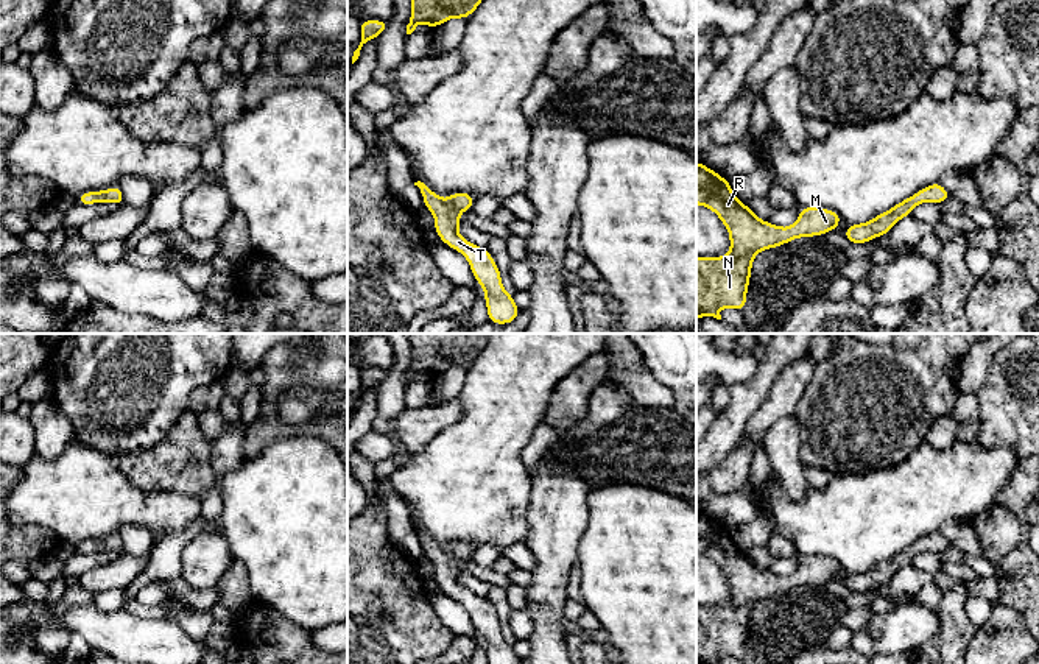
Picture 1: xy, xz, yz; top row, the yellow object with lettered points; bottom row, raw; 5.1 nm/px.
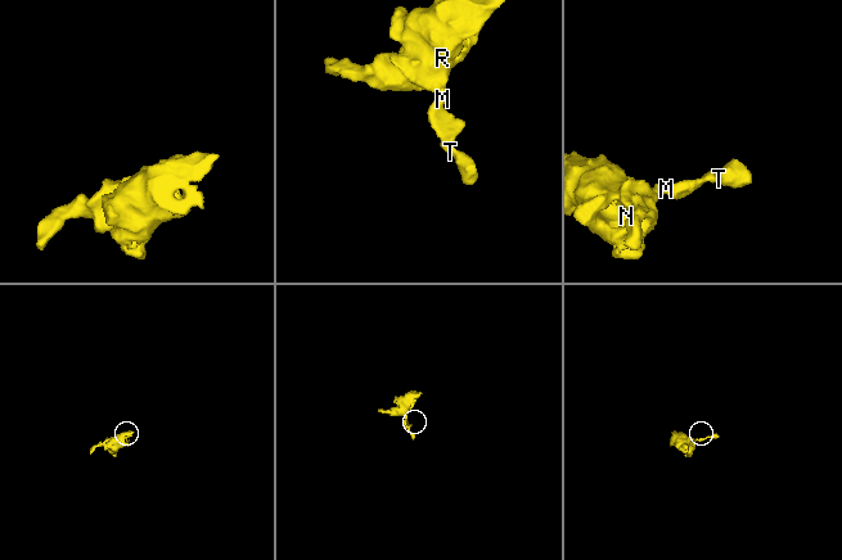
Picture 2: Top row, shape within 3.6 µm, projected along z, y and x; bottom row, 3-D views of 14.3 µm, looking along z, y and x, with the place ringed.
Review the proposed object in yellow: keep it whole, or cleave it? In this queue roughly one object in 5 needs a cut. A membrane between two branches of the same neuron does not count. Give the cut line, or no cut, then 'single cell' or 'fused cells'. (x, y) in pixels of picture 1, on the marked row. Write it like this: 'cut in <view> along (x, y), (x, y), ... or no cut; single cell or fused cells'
no cut; single cell

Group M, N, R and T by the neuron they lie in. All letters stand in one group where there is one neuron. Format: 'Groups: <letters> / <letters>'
Groups: M N R T

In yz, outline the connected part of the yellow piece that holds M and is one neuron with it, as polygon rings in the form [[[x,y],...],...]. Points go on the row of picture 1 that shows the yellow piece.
[[[696,162],[696,204],[713,210],[729,231],[731,251],[720,257],[696,257],[696,320],[713,316],[721,320],[720,309],[746,309],[746,293],[754,257],[765,249],[782,246],[794,238],[824,235],[835,231],[843,217],[824,207],[801,207],[799,218],[788,228],[760,220],[732,192],[731,182],[717,171]]]

